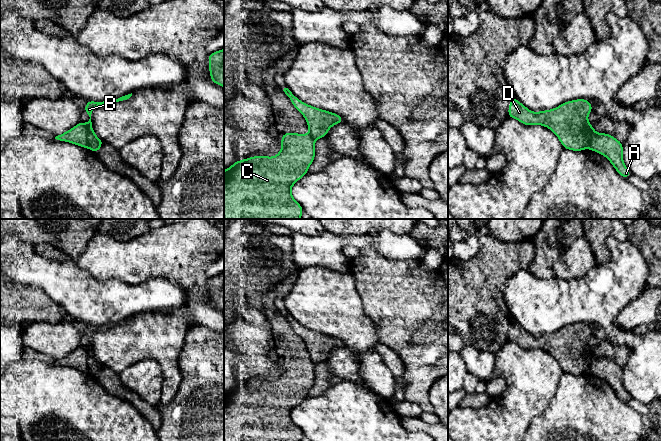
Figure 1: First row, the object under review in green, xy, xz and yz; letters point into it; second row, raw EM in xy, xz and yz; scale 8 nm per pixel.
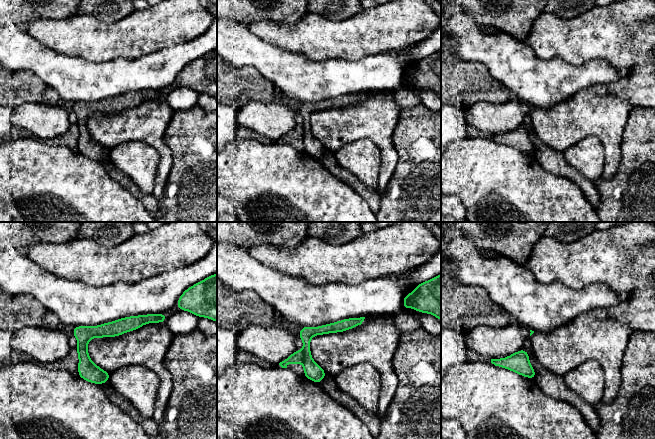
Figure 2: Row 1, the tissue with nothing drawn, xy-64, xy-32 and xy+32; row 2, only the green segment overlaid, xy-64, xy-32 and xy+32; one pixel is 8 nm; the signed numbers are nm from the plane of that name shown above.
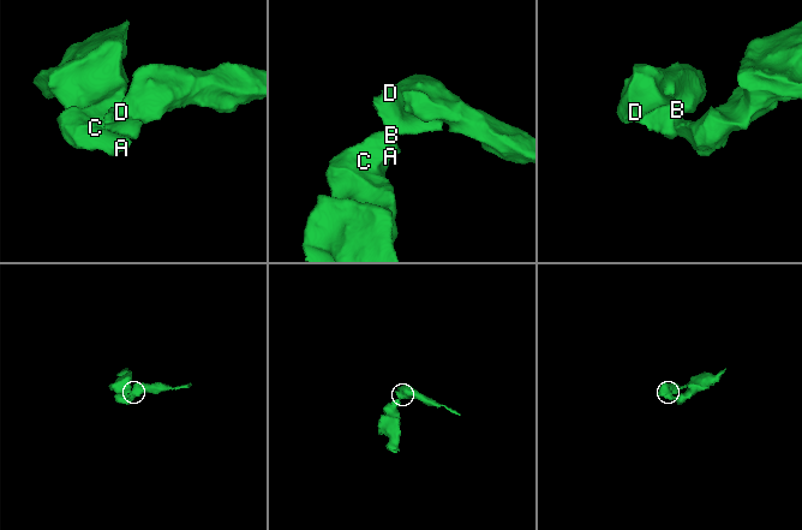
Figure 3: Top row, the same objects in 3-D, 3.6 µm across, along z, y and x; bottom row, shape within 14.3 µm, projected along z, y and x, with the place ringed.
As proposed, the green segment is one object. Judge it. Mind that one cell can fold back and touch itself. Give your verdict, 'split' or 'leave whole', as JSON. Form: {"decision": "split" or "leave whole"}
{"decision": "split"}

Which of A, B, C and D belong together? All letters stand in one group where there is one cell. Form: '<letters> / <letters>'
A C / B D

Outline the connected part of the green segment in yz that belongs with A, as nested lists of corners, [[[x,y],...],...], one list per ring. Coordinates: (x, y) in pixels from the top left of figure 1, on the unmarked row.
[[[593,349],[590,350],[588,357],[588,372],[606,381],[617,397],[627,403],[632,397],[623,384],[623,367],[607,357],[597,357]]]

